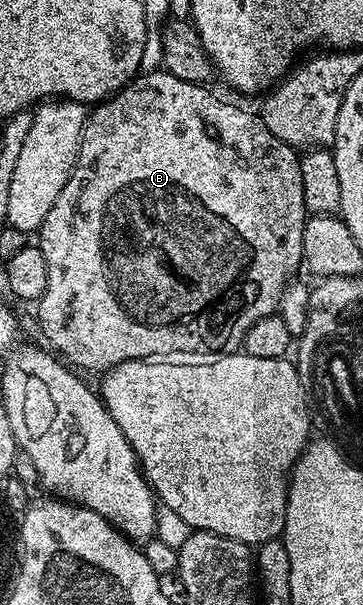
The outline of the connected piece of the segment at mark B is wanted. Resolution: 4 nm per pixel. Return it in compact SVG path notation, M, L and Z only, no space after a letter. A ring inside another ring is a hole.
M166 71L141 72L93 109L96 110L93 113L91 110L84 122L76 166L38 230L38 244L42 255L46 255L46 291L34 305L41 335L65 362L80 371L107 371L124 361L164 359L176 355L172 353L223 355L237 352L244 344L249 327L279 310L276 308L284 297L284 284L296 268L301 268L304 259L302 231L310 214L306 199L302 199L302 171L297 150L268 131L253 110L251 113L248 109L239 109L215 97L203 84L178 79L178 75Z

